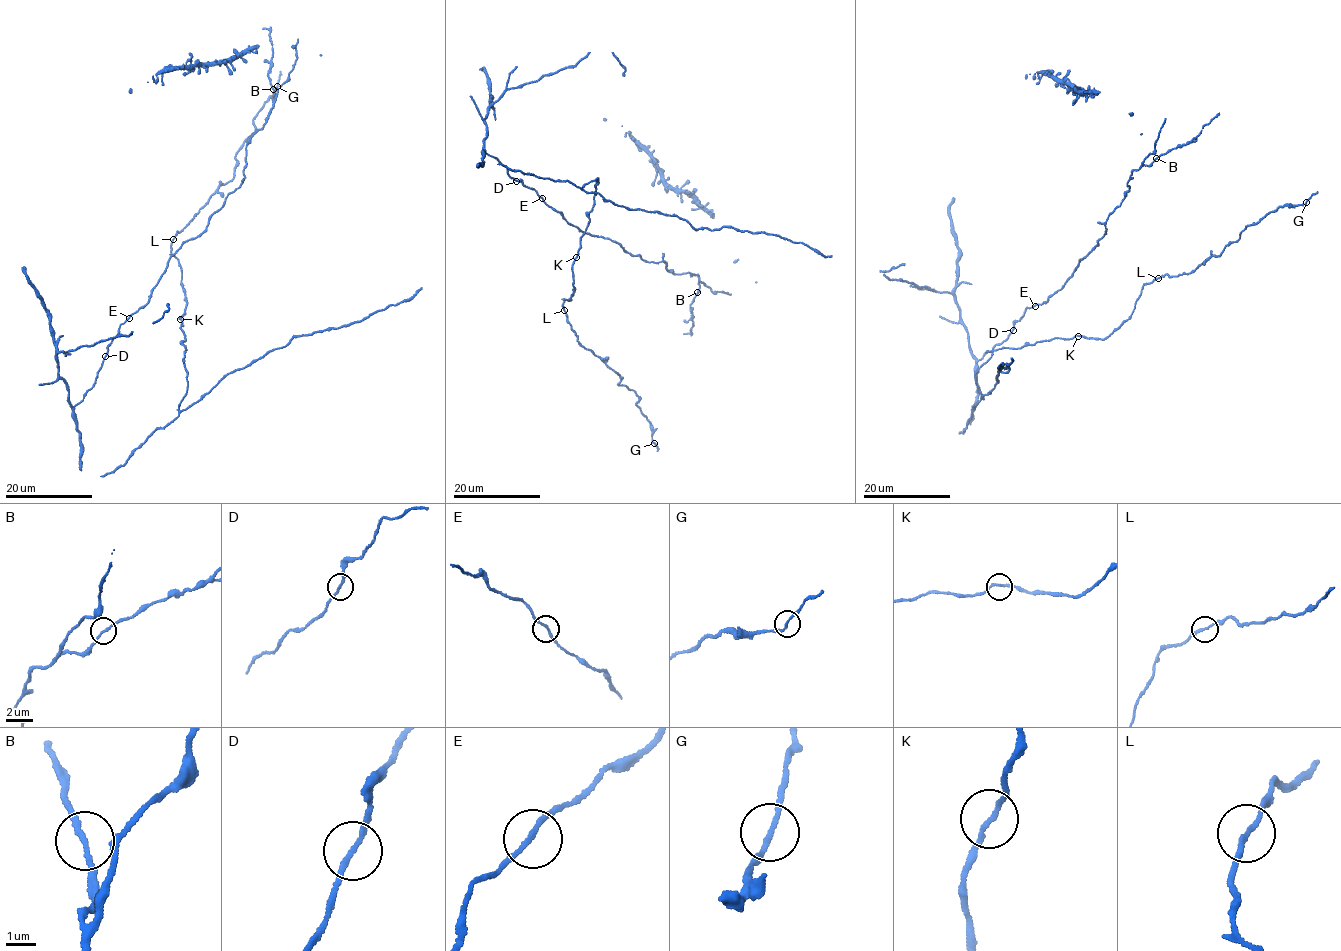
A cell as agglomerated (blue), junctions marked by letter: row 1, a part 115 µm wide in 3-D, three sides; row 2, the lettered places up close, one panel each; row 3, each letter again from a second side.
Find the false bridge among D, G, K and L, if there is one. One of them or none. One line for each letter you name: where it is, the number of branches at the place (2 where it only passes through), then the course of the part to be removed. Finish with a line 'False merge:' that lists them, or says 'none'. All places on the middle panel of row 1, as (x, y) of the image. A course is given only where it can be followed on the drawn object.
False merge: none

